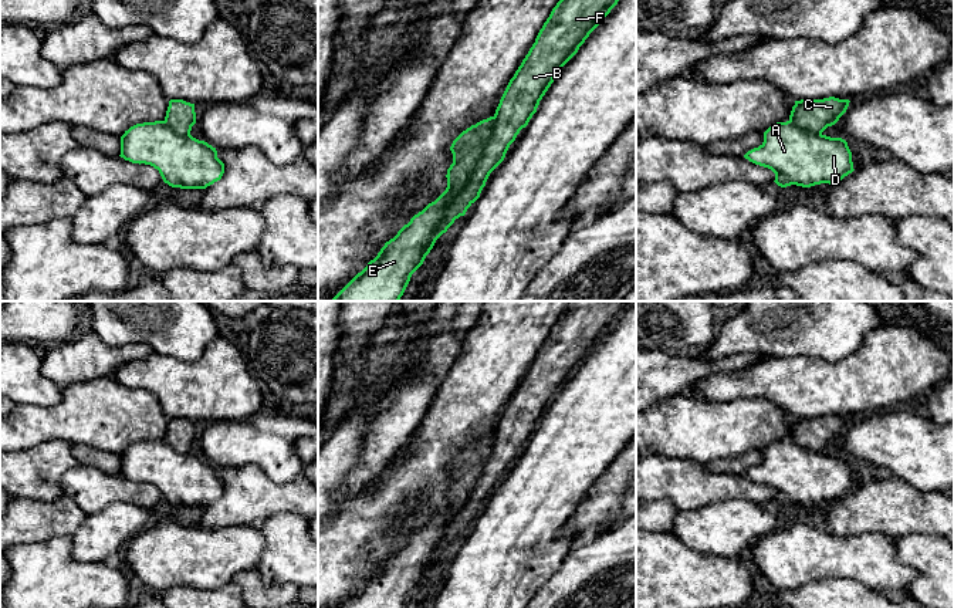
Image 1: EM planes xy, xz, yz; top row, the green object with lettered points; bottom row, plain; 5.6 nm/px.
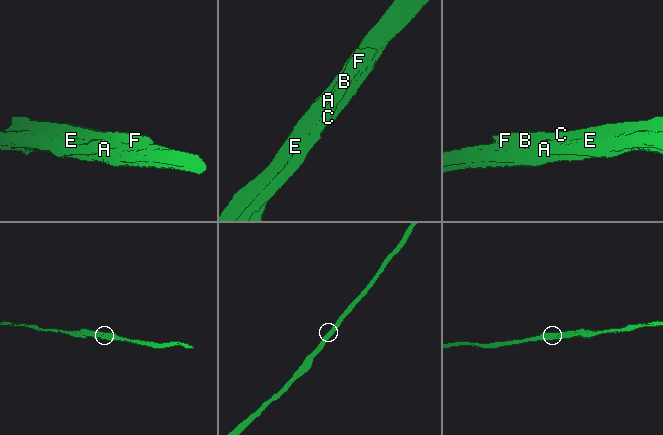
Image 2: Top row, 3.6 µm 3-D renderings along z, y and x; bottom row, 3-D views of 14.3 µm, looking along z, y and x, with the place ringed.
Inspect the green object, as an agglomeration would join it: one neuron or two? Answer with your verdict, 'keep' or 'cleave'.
cleave

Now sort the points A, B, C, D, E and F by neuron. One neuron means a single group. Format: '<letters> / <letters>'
A D E / B C F

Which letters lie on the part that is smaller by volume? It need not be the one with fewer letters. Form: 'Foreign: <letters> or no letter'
Foreign: B, C, F

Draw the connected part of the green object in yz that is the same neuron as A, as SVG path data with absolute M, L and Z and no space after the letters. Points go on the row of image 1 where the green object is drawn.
M791 121L772 124L764 142L744 158L771 169L781 188L833 185L855 170L845 139L801 129Z

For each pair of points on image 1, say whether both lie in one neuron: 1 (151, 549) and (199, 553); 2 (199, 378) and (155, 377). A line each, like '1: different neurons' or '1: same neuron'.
1: same neuron
2: same neuron

